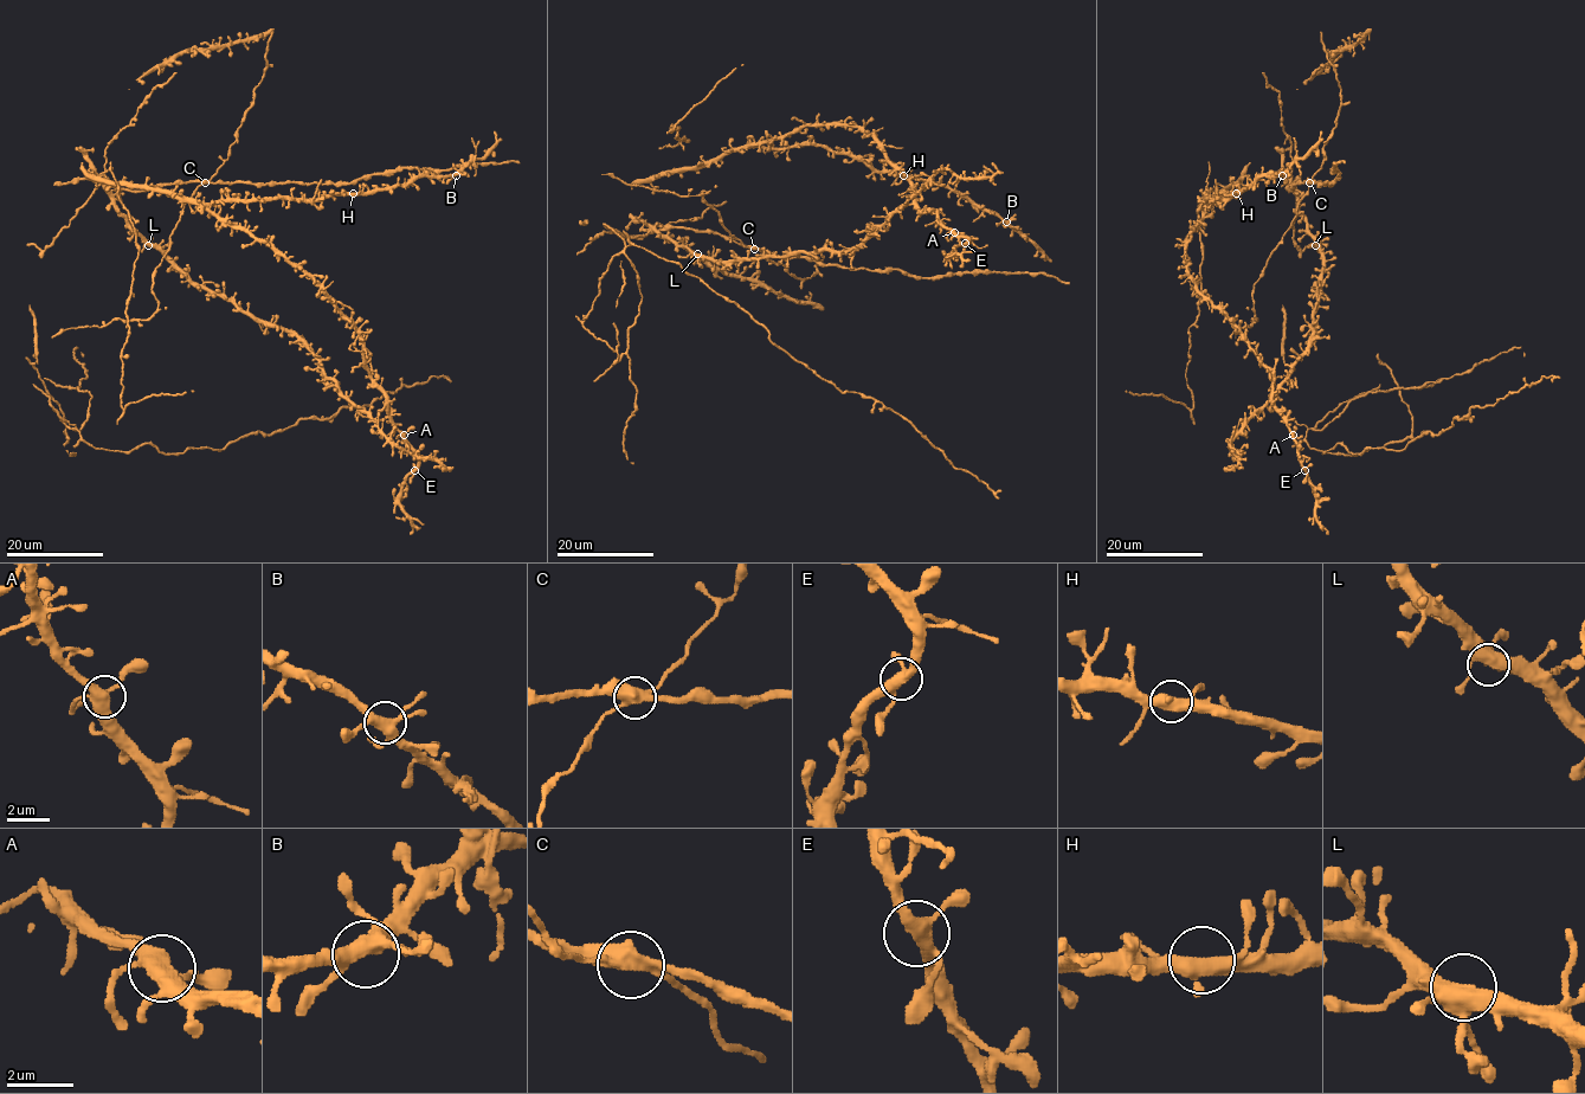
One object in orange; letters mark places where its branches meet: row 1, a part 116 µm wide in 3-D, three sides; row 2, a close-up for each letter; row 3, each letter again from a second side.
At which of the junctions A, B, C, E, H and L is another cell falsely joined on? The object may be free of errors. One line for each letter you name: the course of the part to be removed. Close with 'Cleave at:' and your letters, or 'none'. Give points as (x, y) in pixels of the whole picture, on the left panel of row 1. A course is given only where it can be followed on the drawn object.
C: Course of the part to remove: (205, 182), (353, 182), (404, 167), (450, 169), (466, 163), (520, 162)
Cleave at: C

